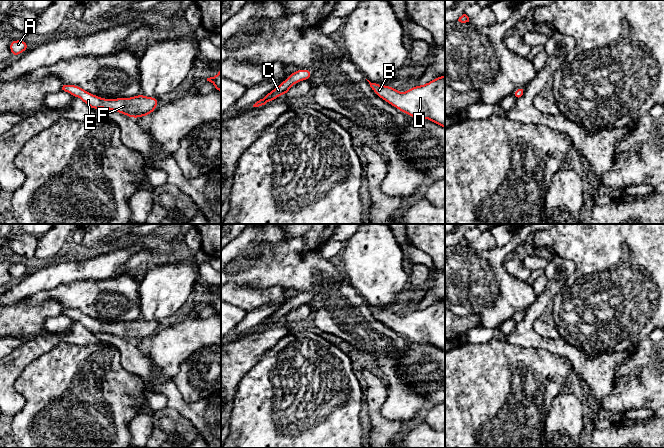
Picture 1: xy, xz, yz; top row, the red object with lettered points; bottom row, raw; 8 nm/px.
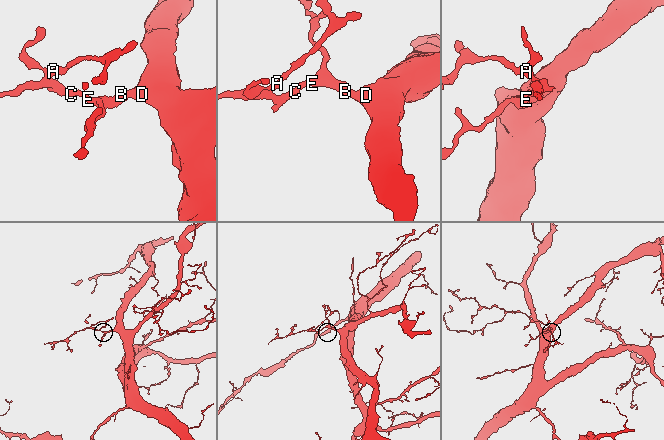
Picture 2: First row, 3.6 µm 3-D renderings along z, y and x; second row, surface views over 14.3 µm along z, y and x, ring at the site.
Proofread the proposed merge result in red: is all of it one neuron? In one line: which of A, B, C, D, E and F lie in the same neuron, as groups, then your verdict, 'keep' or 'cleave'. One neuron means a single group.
A B C D E F; keep

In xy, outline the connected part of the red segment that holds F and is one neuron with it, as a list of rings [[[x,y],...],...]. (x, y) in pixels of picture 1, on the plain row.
[[[63,309],[62,314],[78,321],[90,332],[113,334],[131,342],[149,340],[157,331],[160,322],[146,321],[141,317],[130,322],[106,323],[83,314],[79,309]]]

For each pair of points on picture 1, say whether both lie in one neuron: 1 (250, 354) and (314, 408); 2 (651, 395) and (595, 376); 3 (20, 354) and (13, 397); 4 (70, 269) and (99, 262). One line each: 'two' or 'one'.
1: two
2: two
3: one
4: one

